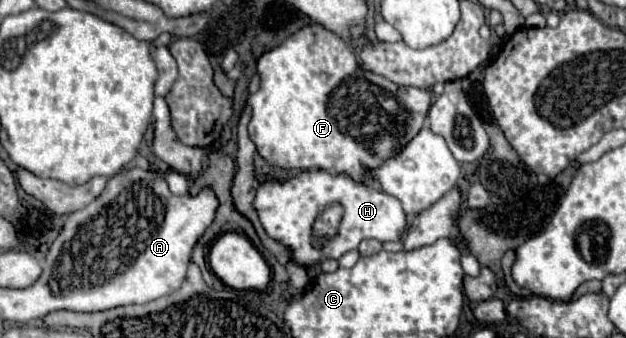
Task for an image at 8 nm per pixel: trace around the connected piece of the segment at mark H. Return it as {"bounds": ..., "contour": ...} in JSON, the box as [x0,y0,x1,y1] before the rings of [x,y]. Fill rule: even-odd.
{"bounds":[254,171,406,267],"contour":[[[302,171],[284,183],[262,183],[254,199],[254,209],[268,237],[290,249],[290,259],[302,267],[314,267],[326,259],[340,259],[346,251],[356,249],[362,239],[378,239],[382,243],[398,241],[406,227],[406,215],[396,197],[370,189],[352,177],[330,175],[328,171]],[[334,203],[344,207],[338,231],[332,237],[318,237],[320,247],[316,247],[314,223]]]}

